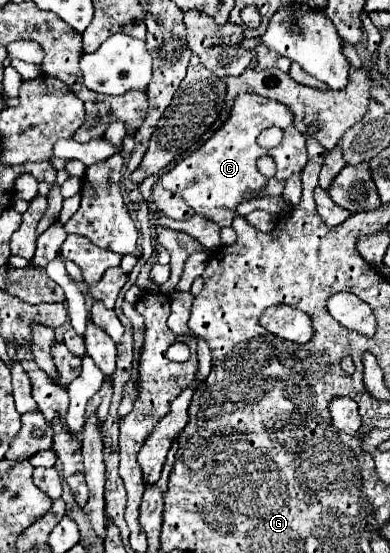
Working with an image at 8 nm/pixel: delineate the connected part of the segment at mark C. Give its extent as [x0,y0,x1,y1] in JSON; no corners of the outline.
[161,94,307,226]

